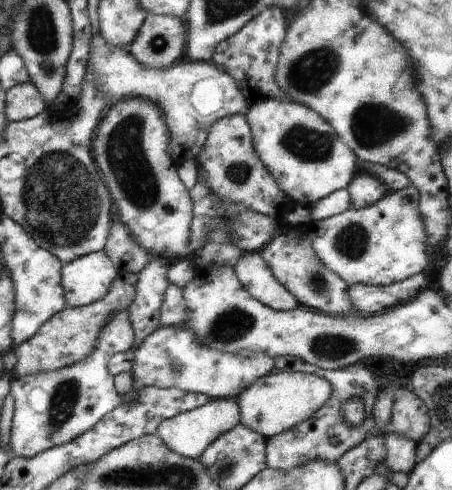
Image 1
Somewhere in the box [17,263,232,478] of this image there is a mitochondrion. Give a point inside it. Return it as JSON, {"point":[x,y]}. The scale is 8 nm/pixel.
{"point":[63,402]}

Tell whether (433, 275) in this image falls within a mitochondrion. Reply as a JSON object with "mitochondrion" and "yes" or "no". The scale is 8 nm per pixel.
{"mitochondrion":"no"}

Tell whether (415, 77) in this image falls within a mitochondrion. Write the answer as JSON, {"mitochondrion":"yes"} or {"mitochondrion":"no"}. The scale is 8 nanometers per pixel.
{"mitochondrion":"no"}

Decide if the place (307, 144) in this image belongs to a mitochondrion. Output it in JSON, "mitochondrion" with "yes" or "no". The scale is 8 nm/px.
{"mitochondrion":"yes"}

